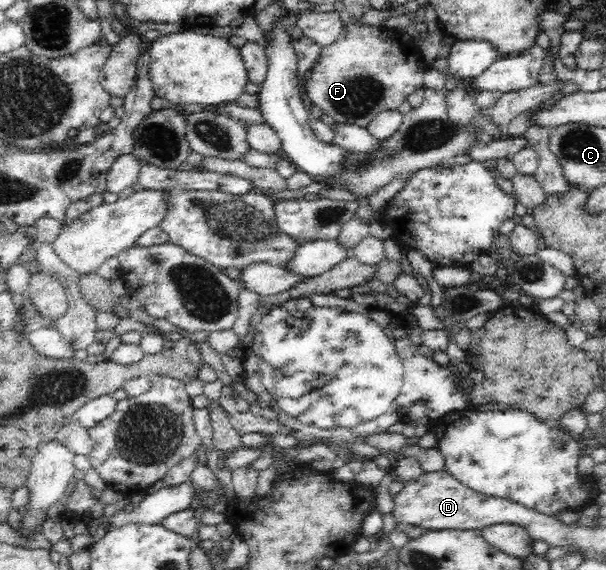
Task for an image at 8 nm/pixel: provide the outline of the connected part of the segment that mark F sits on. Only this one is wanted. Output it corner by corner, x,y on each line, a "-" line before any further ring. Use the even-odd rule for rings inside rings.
352,21
344,25
333,43
321,47
311,71
303,75
313,105
336,122
361,128
366,128
380,112
397,110
412,92
422,88
423,72
429,68
422,64
418,46
410,38
406,40
406,33
402,40
396,40
398,37
383,26

